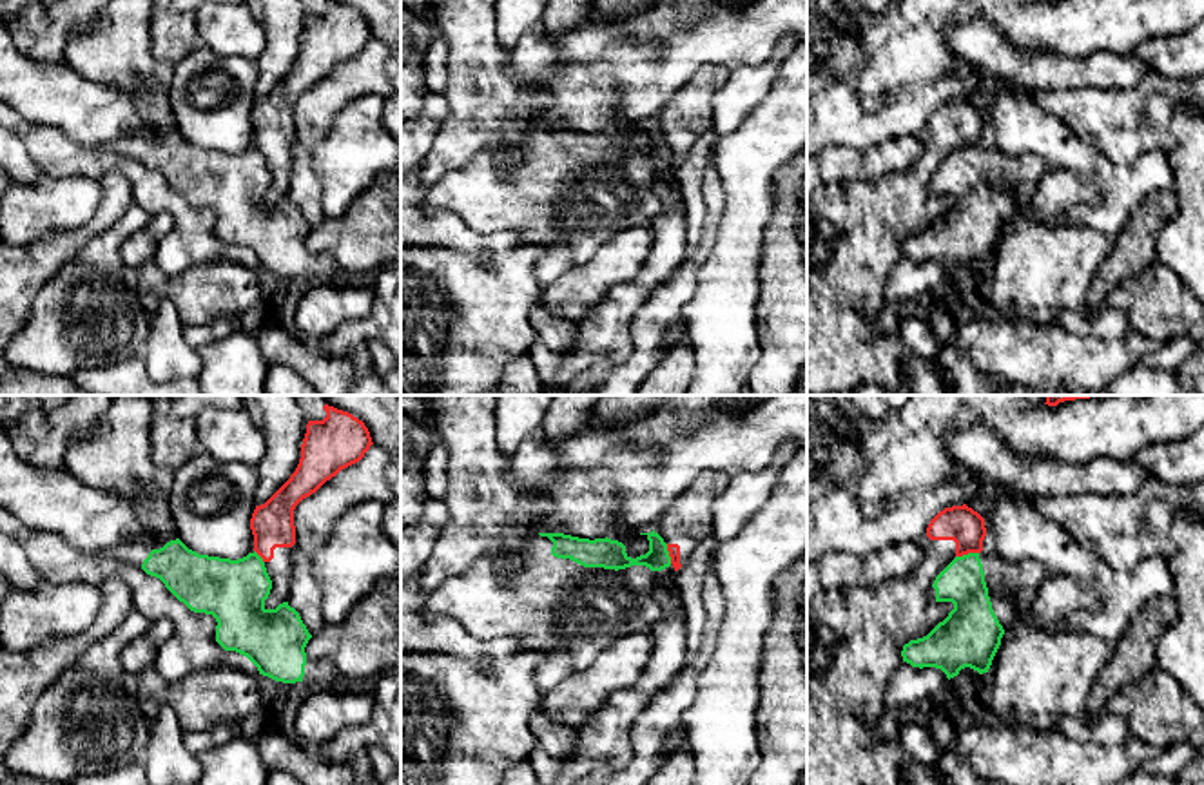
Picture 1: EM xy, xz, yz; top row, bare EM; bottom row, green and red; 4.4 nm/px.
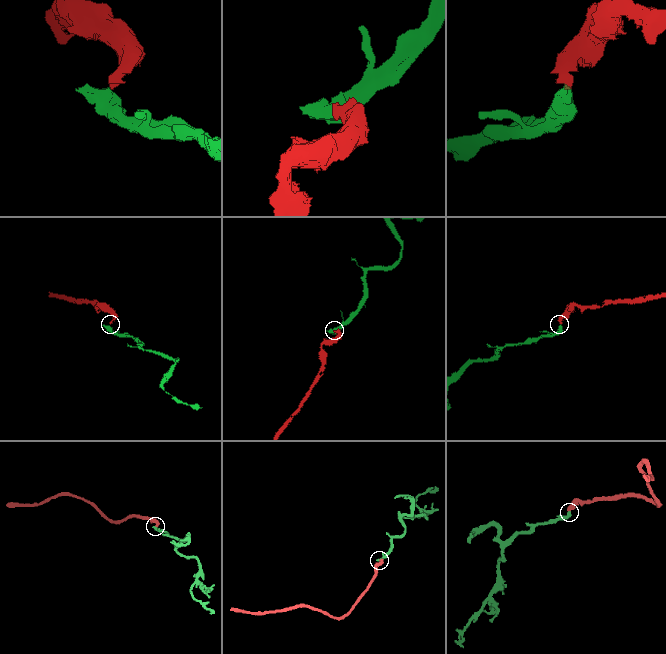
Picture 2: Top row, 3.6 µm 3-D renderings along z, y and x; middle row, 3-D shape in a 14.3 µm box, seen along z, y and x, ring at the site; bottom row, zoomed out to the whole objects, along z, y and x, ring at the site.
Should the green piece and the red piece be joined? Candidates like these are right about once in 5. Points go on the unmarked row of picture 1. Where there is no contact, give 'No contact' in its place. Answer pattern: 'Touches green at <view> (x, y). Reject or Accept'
Touches green at yz (969, 147). Reject

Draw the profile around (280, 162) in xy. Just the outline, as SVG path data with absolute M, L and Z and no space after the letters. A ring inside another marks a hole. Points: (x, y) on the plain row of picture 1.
M334 0L323 4L323 15L306 18L296 65L265 98L256 100L250 112L254 145L263 152L272 174L265 203L276 203L290 189L292 150L297 143L296 100L341 63L359 56L374 38L363 15Z

